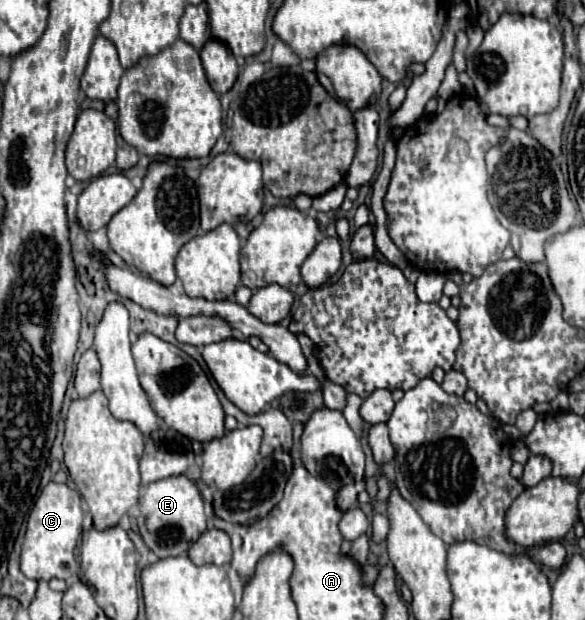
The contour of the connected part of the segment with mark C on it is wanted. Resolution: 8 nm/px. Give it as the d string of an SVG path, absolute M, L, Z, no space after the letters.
M50 481L40 497L36 499L28 525L26 525L26 539L22 545L22 555L20 555L20 569L26 577L30 579L70 579L78 571L78 561L76 561L76 543L82 535L82 509L80 509L80 495L72 491L68 485L60 485Z

